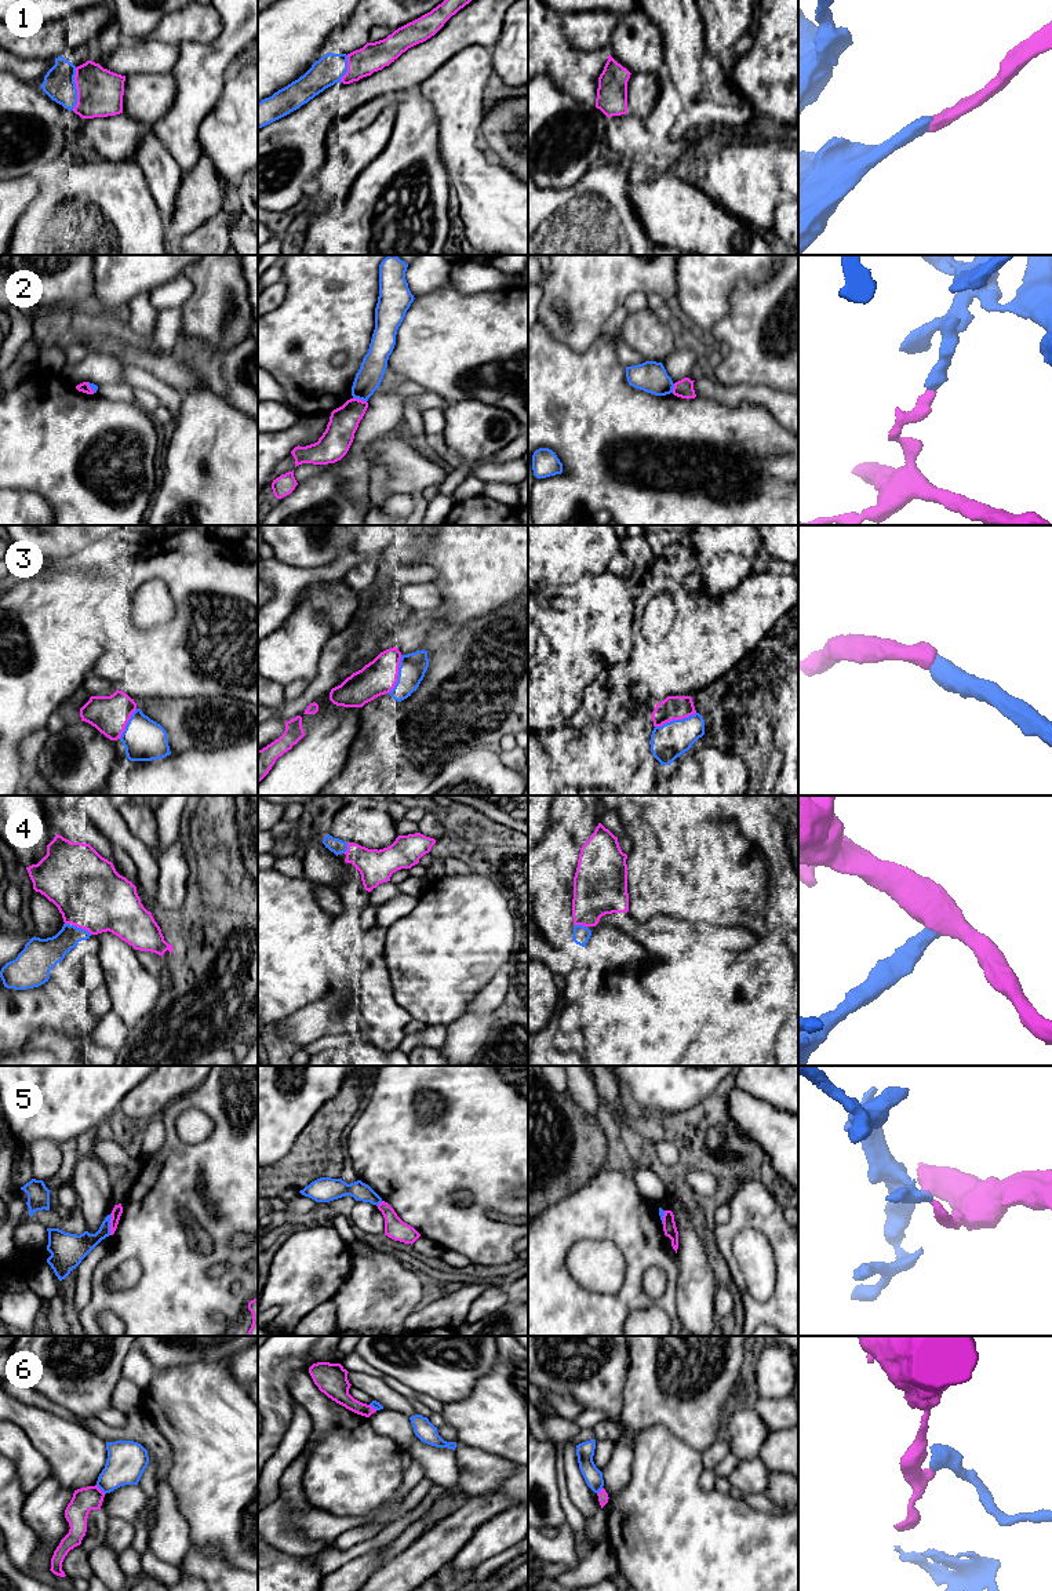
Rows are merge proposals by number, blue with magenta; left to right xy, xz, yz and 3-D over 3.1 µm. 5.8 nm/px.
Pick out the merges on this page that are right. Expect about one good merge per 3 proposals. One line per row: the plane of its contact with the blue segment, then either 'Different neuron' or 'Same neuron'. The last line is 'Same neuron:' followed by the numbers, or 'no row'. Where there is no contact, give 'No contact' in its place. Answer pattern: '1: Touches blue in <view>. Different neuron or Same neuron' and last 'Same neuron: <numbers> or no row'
1: Touches blue in xy. Same neuron
2: Touches blue in xz. Different neuron
3: Touches blue in yz. Same neuron
4: Touches blue in xy. Same neuron
5: Touches blue in xy. Different neuron
6: Touches blue in xy. Different neuron
Same neuron: 1, 3, 4

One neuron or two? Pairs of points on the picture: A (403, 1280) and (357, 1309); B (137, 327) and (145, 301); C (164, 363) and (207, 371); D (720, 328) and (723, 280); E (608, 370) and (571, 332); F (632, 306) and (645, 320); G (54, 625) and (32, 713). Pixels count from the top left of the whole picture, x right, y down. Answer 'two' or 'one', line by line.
A: one
B: one
C: one
D: two
E: two
F: two
G: one

